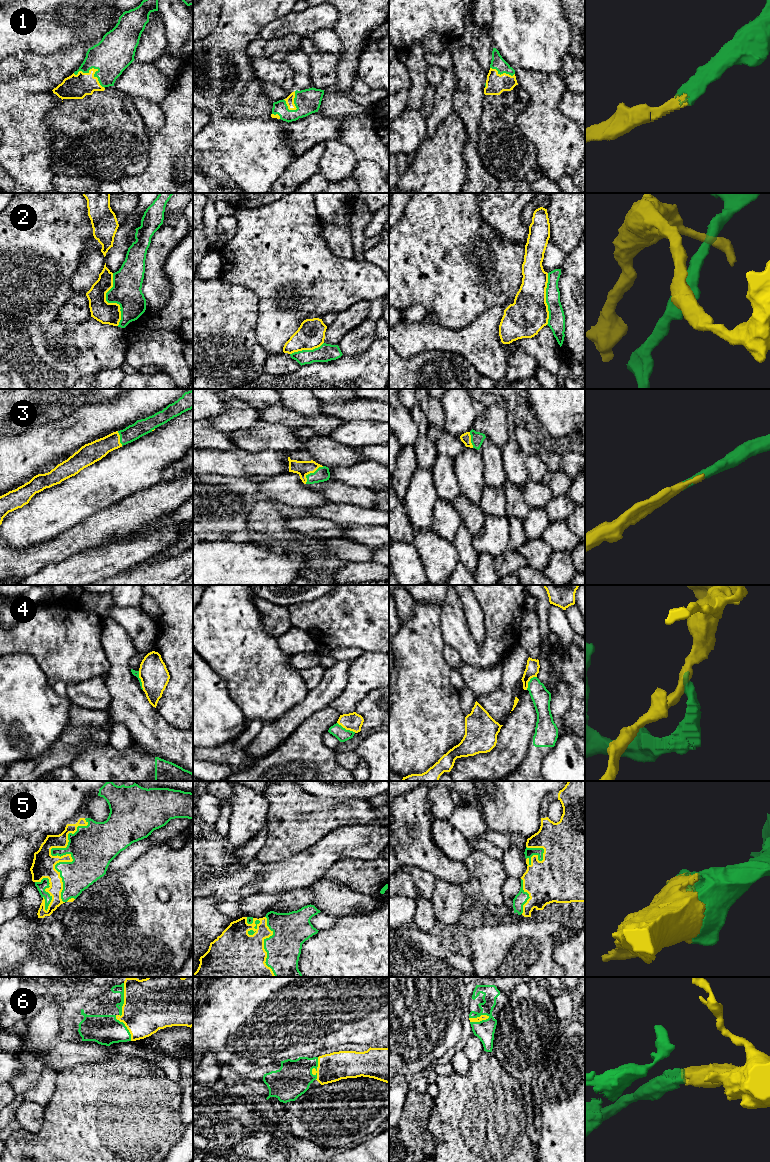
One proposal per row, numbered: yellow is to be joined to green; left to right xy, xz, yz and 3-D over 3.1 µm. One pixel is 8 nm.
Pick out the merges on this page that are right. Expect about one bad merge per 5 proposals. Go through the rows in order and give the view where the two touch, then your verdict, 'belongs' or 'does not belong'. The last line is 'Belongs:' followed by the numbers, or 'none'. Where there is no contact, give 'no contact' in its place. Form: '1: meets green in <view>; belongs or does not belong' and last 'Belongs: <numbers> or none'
1: meets green in xy; belongs
2: meets green in xy; does not belong
3: meets green in xz; belongs
4: meets green in xy; does not belong
5: meets green in xy; belongs
6: meets green in yz; belongs
Belongs: 1, 3, 5, 6

